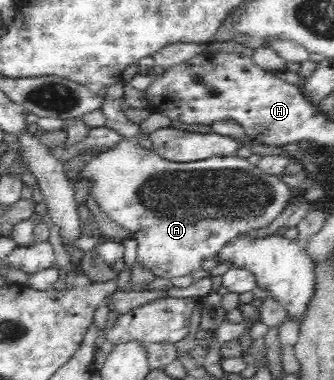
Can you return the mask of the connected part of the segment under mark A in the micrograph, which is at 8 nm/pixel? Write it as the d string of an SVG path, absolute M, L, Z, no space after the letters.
M119 82L110 86L100 109L106 118L104 127L118 132L124 141L118 147L88 159L80 167L74 180L87 179L90 182L89 195L96 200L102 213L116 225L130 231L131 237L138 243L137 262L147 267L155 276L170 278L198 271L202 261L217 255L229 241L274 223L284 215L290 205L294 205L298 197L296 189L288 186L280 176L262 173L258 166L236 154L212 156L190 163L174 163L162 159L152 149L143 149L135 141L140 135L139 125L130 122L122 113L125 91L126 83Z

